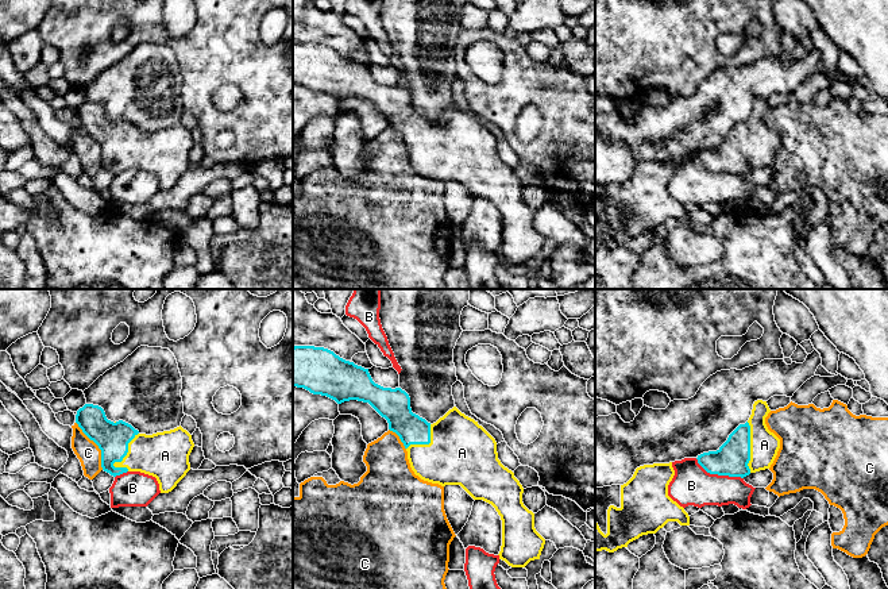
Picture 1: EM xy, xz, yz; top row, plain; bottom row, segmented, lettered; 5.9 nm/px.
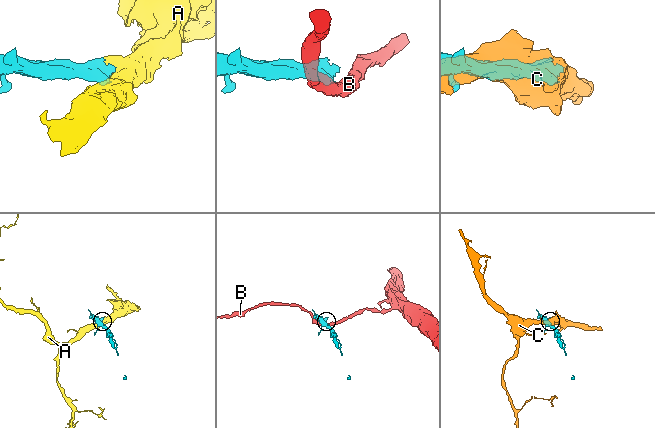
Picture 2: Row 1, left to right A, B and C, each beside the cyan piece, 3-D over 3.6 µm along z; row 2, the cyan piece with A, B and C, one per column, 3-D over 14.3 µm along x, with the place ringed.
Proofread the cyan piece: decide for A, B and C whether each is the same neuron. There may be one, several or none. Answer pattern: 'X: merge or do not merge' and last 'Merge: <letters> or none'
A: merge
B: do not merge
C: do not merge
Merge: A

